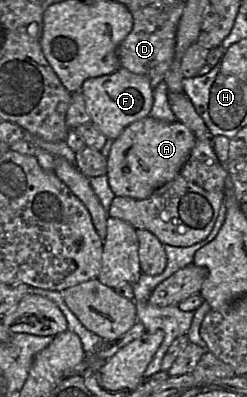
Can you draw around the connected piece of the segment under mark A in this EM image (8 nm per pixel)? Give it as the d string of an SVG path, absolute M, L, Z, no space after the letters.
M148 116L127 126L122 133L110 141L107 159L108 184L115 196L137 200L148 198L156 189L173 180L187 161L196 143L195 134L179 121L165 123Z

